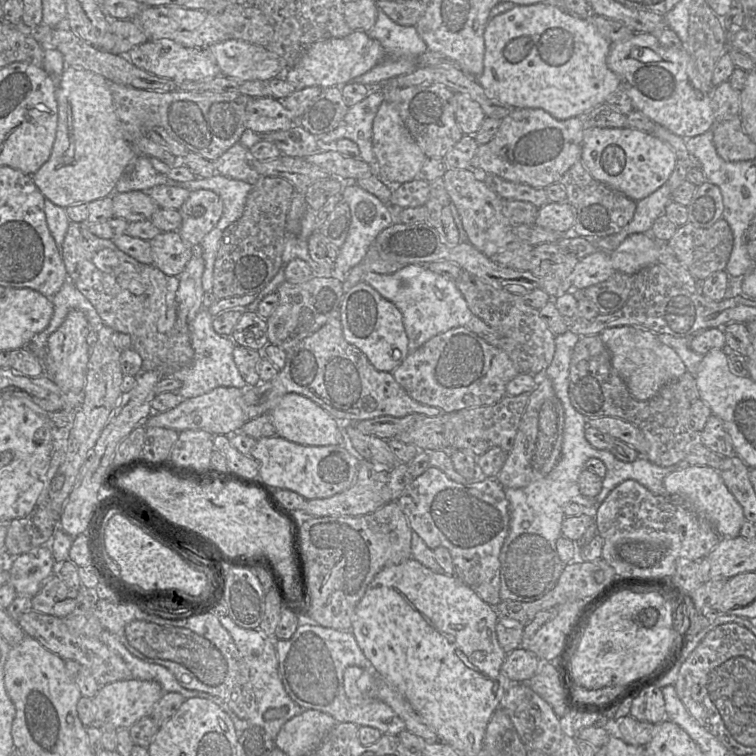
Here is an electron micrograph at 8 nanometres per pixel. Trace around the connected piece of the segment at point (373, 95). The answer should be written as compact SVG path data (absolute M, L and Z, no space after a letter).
M370 91L368 96L352 107L331 132L317 136L320 149L332 148L340 139L349 139L357 144L360 159L372 166L376 173L377 159L373 152L373 121L381 103L386 100L386 91Z

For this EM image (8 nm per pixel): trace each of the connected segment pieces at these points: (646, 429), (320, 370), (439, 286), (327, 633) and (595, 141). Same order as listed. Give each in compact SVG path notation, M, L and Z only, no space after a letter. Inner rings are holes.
M600 335L580 337L576 344L570 363L569 396L585 418L617 417L635 425L649 443L646 458L657 466L668 467L685 460L691 448L701 442L700 432L693 429L690 421L691 405L699 398L695 376L687 371L663 386L653 398L638 401L613 368Z
M340 317L330 319L319 330L304 338L291 350L287 350L285 366L274 378L241 389L244 390L243 398L248 420L270 413L288 393L297 393L311 399L340 423L355 423L380 416L400 418L413 413L435 417L443 413L439 407L421 404L411 398L391 372L377 370L360 349L348 343L343 335Z
M427 264L405 265L392 274L369 272L363 277L363 281L392 302L402 313L409 353L440 333L465 326L474 316L455 280L433 272Z
M302 619L302 620L299 620L299 626L297 627L295 633L289 640L274 640L274 645L275 645L275 650L276 650L277 659L278 659L279 676L283 683L283 686L287 694L290 696L290 698L299 706L301 706L304 710L307 710L307 709L319 710L332 716L336 720L337 723L351 722L351 723L356 724L357 726L370 726L370 727L380 730L382 734L398 735L400 732L406 729L405 722L393 711L393 709L389 705L387 705L386 703L380 700L374 700L372 698L366 697L366 691L371 686L373 676L378 675L378 674L374 666L363 654L362 650L358 646L355 640L355 637L351 633L351 631L339 631L332 628L326 628L314 622L310 622L310 621L306 621L305 619ZM349 666L358 666L364 670L362 675L357 680L358 688L360 689L362 693L364 693L363 699L350 699L347 697L345 693L345 690L343 687L343 673L344 673L344 670Z
M590 128L584 131L581 161L590 175L634 201L666 184L678 162L674 151L652 133L634 128Z

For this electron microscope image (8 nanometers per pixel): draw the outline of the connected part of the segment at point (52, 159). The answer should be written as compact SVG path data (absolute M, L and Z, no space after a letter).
M66 66L56 89L58 125L48 160L32 175L45 198L66 208L112 195L125 168L138 154L122 133L109 81L102 75Z

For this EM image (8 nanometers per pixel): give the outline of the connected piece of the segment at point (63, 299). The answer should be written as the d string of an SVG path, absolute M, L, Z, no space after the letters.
M67 279L58 292L51 297L51 300L53 303L53 315L49 325L33 338L31 346L45 347L49 336L60 327L68 312L77 309L83 312L88 321L92 347L94 337L104 323L90 301Z

